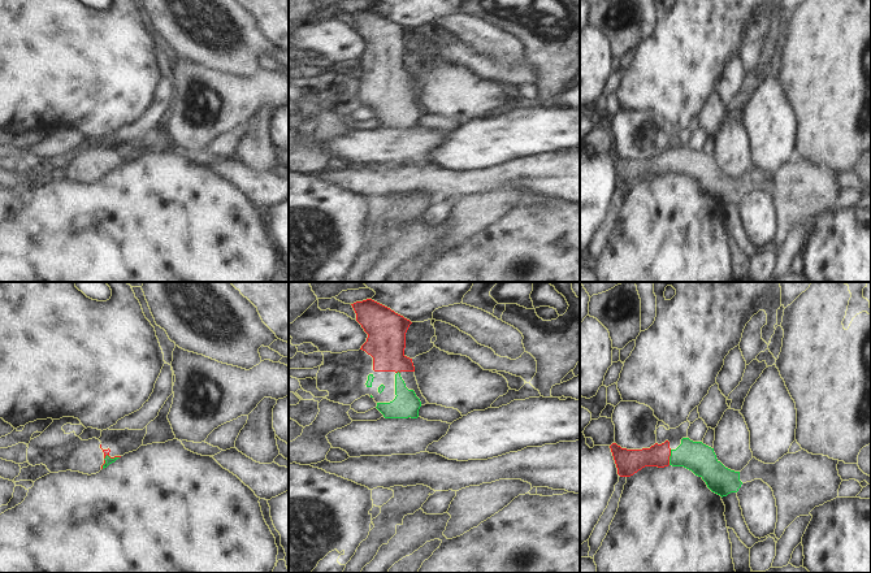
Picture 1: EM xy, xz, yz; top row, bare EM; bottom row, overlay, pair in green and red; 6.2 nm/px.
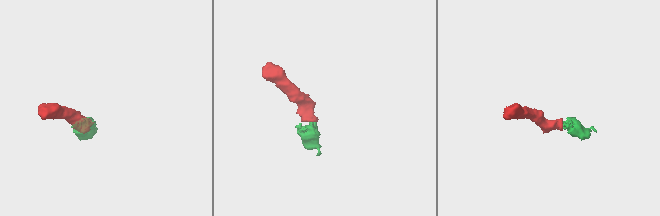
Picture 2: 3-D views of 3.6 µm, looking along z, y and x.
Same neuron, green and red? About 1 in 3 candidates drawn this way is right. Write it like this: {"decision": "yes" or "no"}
{"decision": "yes"}

